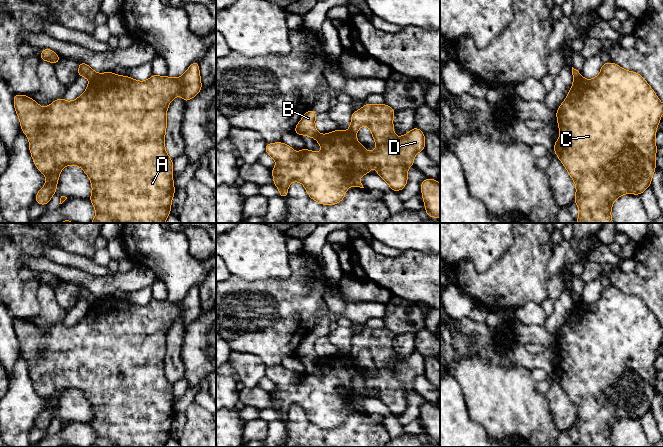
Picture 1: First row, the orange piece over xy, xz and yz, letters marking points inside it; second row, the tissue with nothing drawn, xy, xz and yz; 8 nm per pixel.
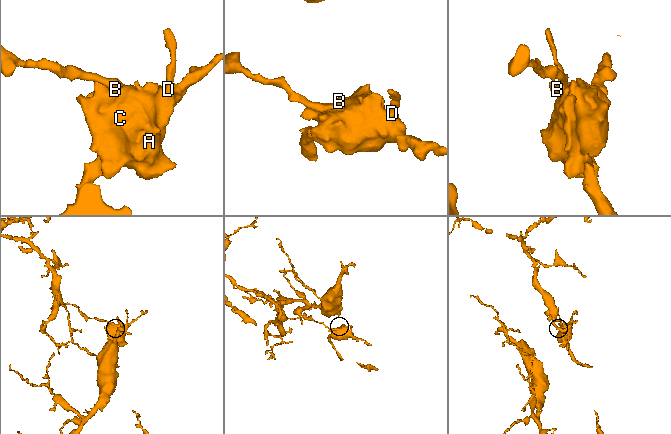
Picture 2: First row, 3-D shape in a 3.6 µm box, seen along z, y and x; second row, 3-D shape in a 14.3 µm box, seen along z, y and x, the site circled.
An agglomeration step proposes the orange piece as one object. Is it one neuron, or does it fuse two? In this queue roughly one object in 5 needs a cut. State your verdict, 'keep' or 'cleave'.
cleave

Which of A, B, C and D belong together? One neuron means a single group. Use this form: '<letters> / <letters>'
A C D / B

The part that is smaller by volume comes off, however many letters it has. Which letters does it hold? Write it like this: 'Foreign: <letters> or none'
Foreign: A, C, D

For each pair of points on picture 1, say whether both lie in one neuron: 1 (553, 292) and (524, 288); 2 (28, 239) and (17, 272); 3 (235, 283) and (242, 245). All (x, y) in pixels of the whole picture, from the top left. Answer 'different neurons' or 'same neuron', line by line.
1: different neurons
2: same neuron
3: different neurons

